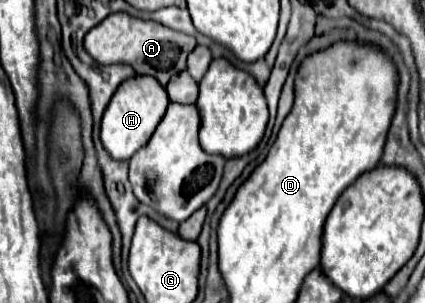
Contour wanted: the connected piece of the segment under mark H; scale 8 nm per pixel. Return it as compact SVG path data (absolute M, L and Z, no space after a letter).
M135 75L127 83L121 83L119 91L115 91L111 103L107 105L101 123L101 141L109 155L117 161L129 161L131 155L151 139L155 127L167 111L167 105L169 99L165 87L161 87L161 83L149 75Z

